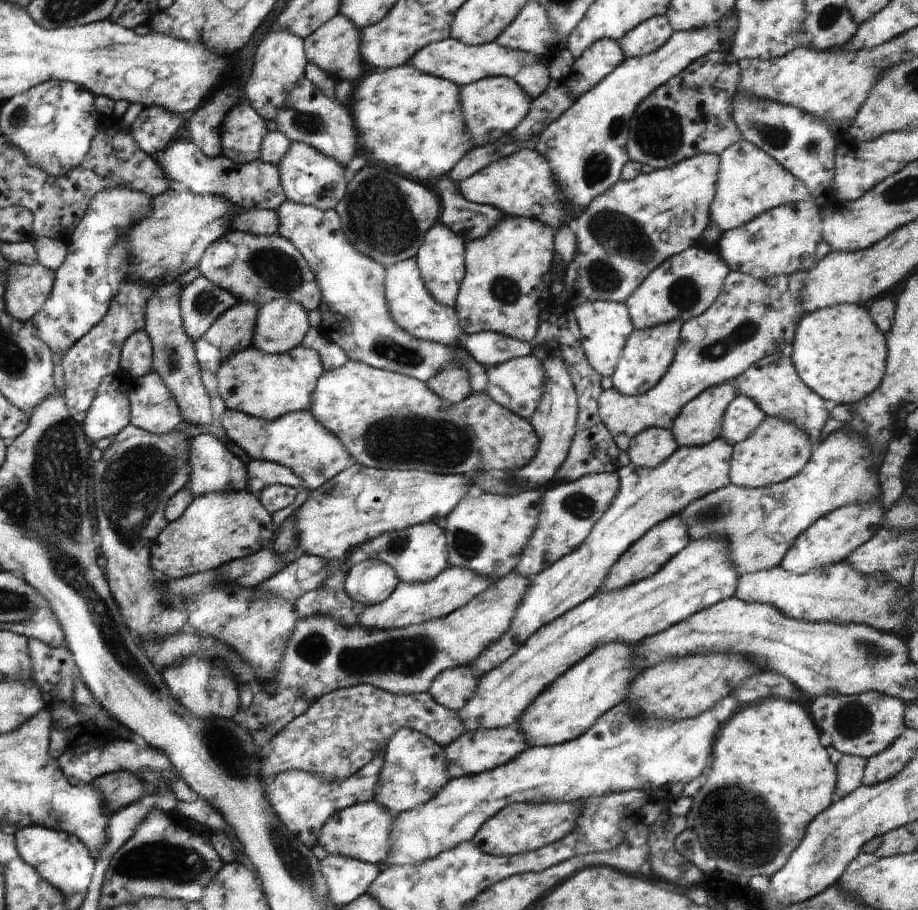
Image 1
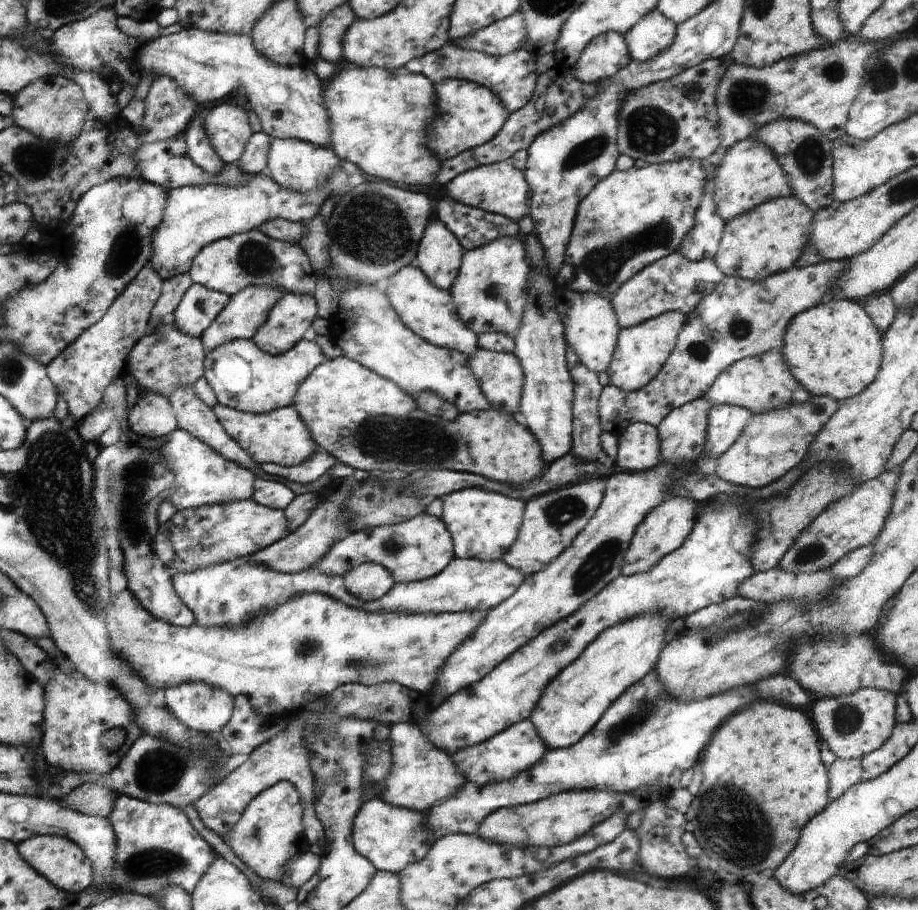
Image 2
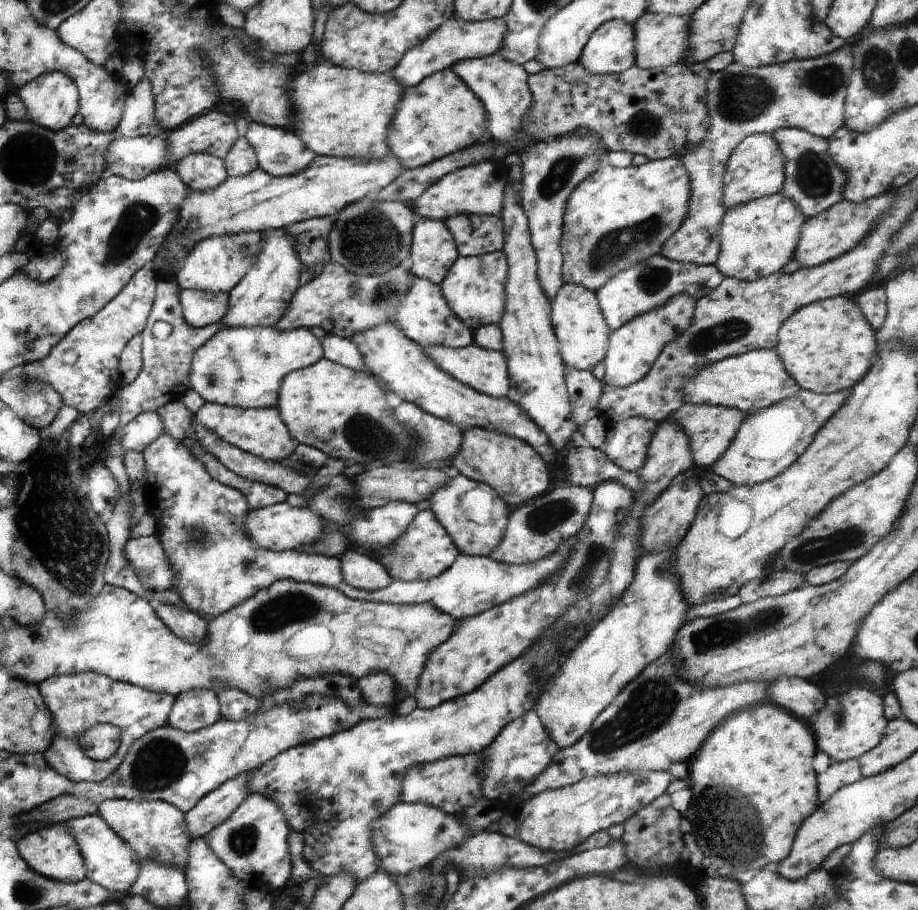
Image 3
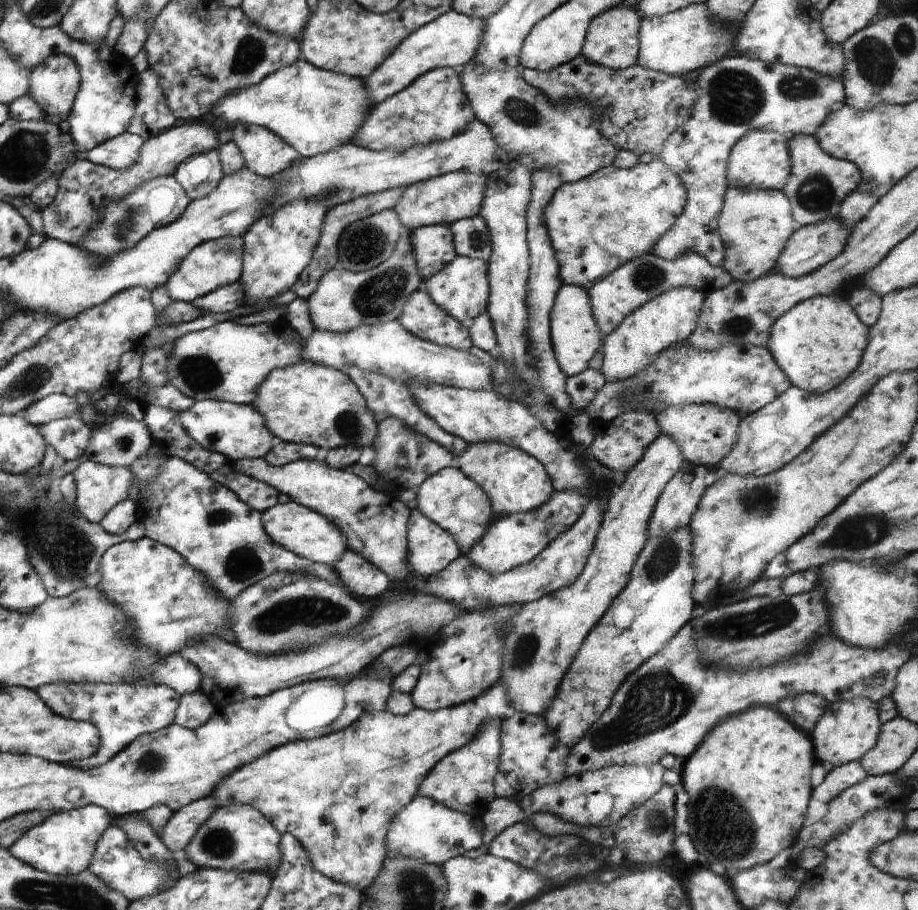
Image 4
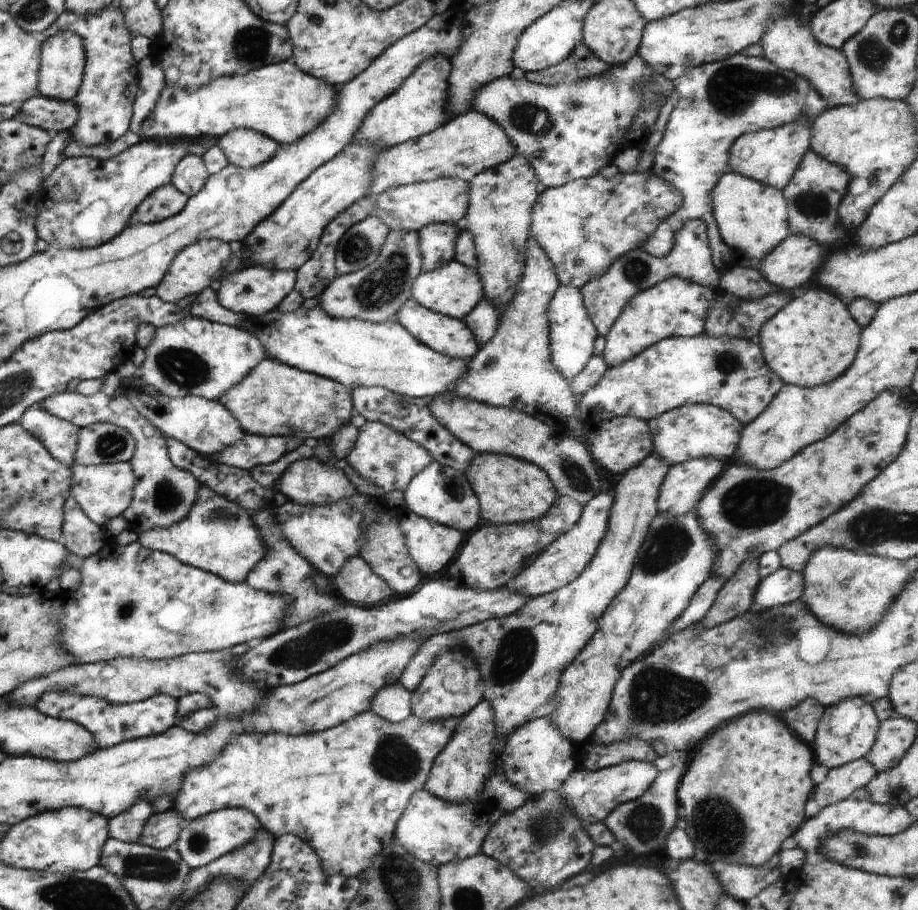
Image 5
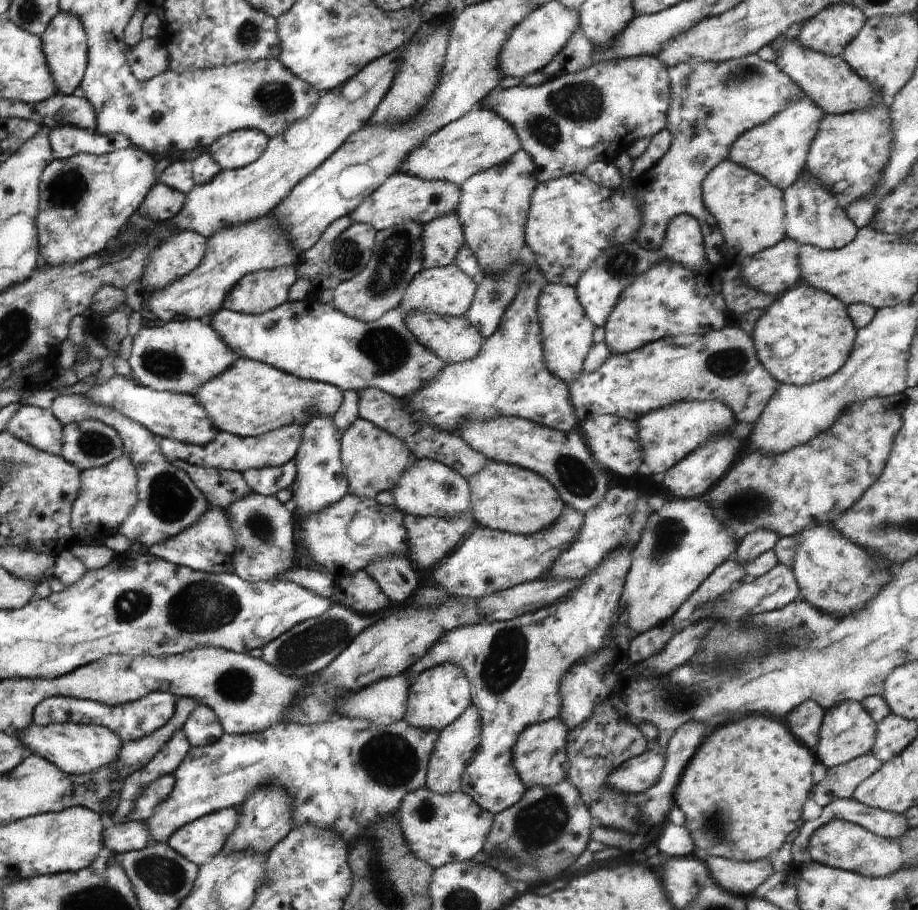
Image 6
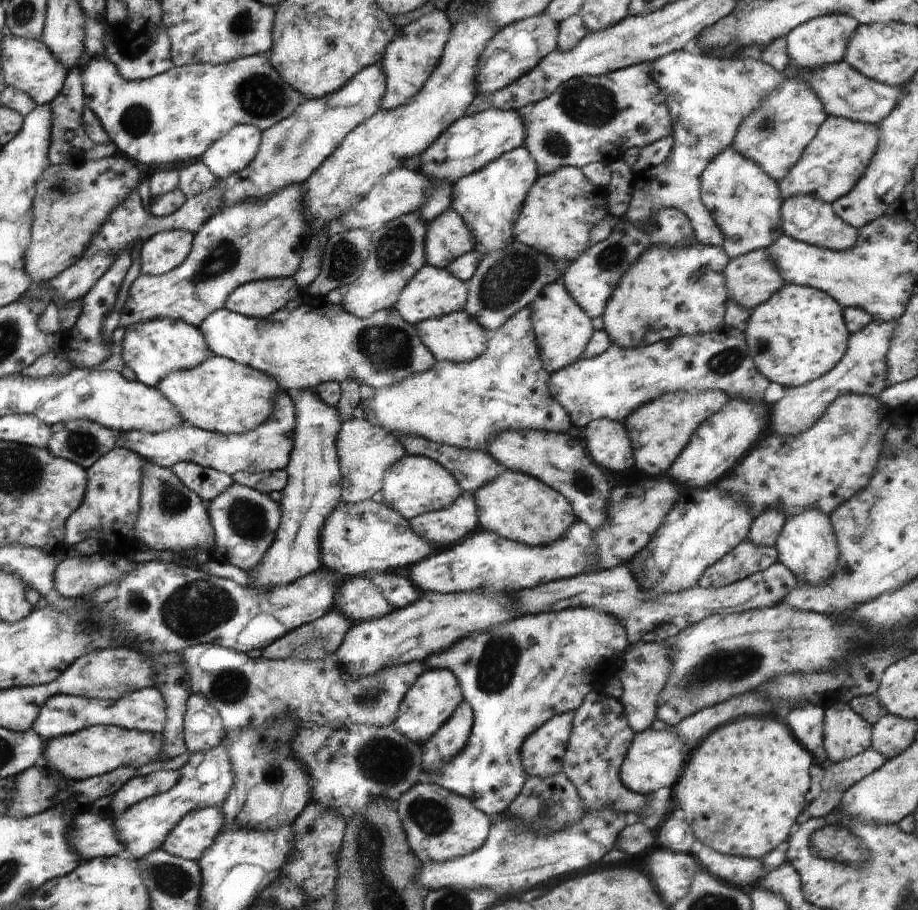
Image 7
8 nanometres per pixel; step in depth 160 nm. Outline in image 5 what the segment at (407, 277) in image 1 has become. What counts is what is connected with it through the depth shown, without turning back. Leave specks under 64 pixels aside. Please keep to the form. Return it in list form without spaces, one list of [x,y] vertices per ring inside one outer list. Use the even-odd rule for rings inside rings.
[[[410,298],[394,316],[416,340],[429,346],[436,352],[448,355],[456,359],[471,359],[480,349],[480,344],[473,332],[468,328],[464,320],[455,319],[439,312],[427,309],[416,300]]]

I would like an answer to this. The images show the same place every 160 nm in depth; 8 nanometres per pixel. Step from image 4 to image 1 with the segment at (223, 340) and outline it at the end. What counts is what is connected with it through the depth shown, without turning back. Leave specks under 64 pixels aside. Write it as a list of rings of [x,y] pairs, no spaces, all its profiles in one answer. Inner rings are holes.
[[[252,345],[234,354],[216,373],[218,396],[222,398],[222,405],[231,411],[266,420],[280,419],[294,411],[311,410],[313,392],[324,371],[319,354],[302,345],[294,347],[292,352],[277,355],[262,352]]]

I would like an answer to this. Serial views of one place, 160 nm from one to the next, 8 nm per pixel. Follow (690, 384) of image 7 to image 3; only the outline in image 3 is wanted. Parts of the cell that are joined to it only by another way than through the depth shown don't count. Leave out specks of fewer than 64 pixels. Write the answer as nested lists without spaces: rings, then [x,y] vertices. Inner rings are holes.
[[[774,349],[748,350],[743,354],[720,360],[711,366],[700,367],[694,377],[696,379],[689,379],[685,385],[696,381],[697,394],[694,394],[692,400],[696,405],[724,406],[740,410],[747,415],[769,408],[780,400],[798,396],[801,390],[784,369]]]

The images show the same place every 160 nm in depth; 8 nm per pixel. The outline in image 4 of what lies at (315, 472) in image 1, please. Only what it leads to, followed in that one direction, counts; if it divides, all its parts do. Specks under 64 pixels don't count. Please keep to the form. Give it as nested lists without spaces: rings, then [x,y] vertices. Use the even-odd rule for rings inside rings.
[[[204,399],[195,401],[187,411],[176,414],[181,420],[181,425],[194,440],[204,448],[218,451],[234,462],[245,458],[266,458],[277,440],[268,428],[263,414],[252,405]]]

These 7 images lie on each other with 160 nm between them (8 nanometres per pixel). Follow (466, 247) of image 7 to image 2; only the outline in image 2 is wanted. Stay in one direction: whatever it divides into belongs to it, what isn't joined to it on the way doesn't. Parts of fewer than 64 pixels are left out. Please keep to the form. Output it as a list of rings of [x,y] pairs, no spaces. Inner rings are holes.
[[[438,218],[428,221],[424,230],[415,265],[439,289],[450,291],[458,276],[465,250],[451,230]]]

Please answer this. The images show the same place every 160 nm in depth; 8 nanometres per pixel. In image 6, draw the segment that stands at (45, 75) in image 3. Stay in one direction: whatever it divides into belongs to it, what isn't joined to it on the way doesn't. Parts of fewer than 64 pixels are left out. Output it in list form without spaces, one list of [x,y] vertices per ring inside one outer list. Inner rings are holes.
[[[61,8],[42,36],[42,41],[43,48],[46,50],[47,64],[50,66],[58,92],[64,95],[74,94],[74,90],[81,86],[82,76],[86,74],[89,64],[87,33],[82,21],[77,16],[62,12]]]

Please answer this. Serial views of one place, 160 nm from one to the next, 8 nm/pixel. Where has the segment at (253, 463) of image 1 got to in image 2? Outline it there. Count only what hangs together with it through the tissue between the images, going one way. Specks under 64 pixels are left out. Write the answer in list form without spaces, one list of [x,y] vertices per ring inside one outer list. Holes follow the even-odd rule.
[[[320,449],[302,464],[291,467],[272,464],[267,468],[272,474],[278,476],[278,478],[284,478],[284,480],[288,480],[288,482],[310,484],[310,482],[314,482],[314,480],[320,478],[322,474],[326,474],[336,462],[336,458],[330,453]]]

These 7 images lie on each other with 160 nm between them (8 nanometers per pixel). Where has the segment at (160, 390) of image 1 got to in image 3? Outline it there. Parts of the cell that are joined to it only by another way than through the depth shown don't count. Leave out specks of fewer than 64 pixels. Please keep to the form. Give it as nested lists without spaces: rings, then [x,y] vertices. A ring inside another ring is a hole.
[[[156,411],[142,412],[134,420],[124,426],[120,432],[120,449],[122,454],[127,451],[142,453],[164,433],[164,426]]]

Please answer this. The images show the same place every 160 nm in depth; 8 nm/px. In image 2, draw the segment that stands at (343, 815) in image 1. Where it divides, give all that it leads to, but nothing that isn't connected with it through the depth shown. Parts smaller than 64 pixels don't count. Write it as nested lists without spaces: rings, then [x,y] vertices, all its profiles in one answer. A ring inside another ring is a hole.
[[[380,796],[370,797],[362,803],[354,817],[351,830],[351,843],[356,852],[367,858],[378,871],[394,874],[406,865],[423,859],[434,841],[427,836],[423,813],[405,809],[384,802]]]

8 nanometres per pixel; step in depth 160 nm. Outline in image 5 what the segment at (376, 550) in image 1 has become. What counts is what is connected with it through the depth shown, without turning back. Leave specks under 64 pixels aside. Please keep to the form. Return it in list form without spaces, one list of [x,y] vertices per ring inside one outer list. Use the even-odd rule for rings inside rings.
[[[414,512],[399,520],[406,546],[422,574],[436,574],[459,553],[466,534],[458,529],[432,522]]]

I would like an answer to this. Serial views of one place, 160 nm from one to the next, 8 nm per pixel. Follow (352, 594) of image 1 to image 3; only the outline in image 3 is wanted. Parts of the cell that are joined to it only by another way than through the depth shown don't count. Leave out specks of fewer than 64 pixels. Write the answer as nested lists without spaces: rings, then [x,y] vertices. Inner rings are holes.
[[[356,548],[347,549],[340,564],[344,582],[361,590],[378,591],[393,580],[377,557]]]

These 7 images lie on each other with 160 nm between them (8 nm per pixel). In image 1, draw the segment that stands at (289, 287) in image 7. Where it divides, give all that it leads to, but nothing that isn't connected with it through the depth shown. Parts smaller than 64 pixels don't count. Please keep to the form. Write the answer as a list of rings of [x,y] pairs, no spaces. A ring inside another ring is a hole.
[[[202,275],[182,288],[180,298],[184,328],[193,341],[202,338],[216,320],[238,304],[234,294]]]

